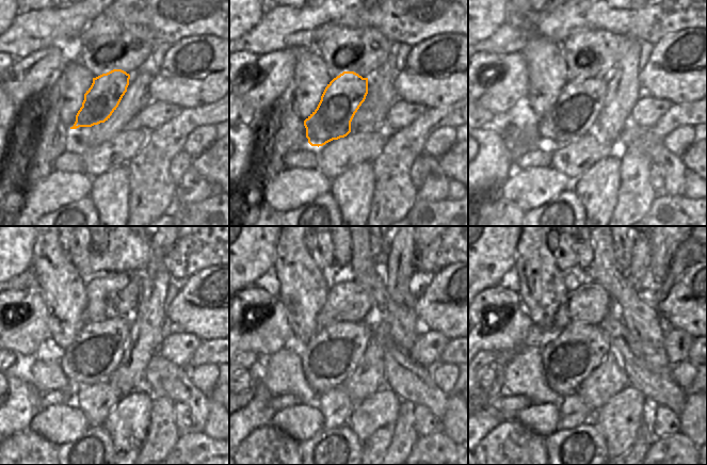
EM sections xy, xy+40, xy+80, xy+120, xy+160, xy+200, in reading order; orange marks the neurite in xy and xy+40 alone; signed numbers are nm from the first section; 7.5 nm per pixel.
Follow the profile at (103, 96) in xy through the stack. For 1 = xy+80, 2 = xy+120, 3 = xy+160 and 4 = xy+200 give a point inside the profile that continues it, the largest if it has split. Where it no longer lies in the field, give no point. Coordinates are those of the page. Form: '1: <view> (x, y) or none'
1: xy+80 (574, 115)
2: xy+120 (96, 352)
3: xy+160 (335, 351)
4: xy+200 (568, 356)

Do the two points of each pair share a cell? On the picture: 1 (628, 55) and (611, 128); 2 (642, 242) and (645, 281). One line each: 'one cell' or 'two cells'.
1: one cell
2: one cell

